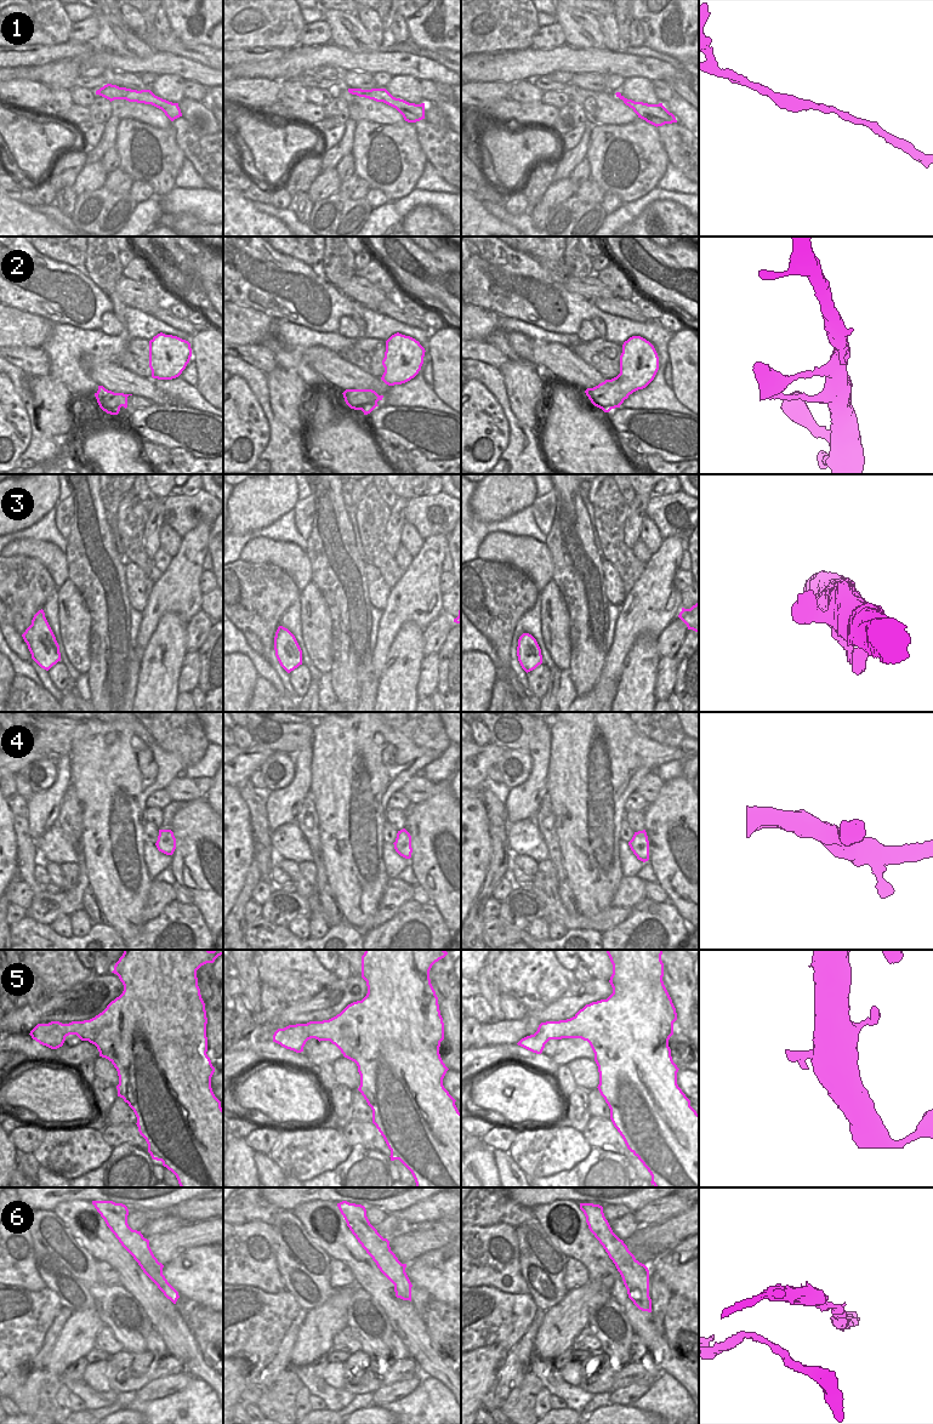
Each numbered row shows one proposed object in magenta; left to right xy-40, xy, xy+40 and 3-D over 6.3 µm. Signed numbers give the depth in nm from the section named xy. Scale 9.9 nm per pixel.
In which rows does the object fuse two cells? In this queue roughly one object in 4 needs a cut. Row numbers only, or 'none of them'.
none of them

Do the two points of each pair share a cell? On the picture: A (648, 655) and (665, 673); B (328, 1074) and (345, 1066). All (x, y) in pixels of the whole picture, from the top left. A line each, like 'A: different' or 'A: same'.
A: different
B: different

